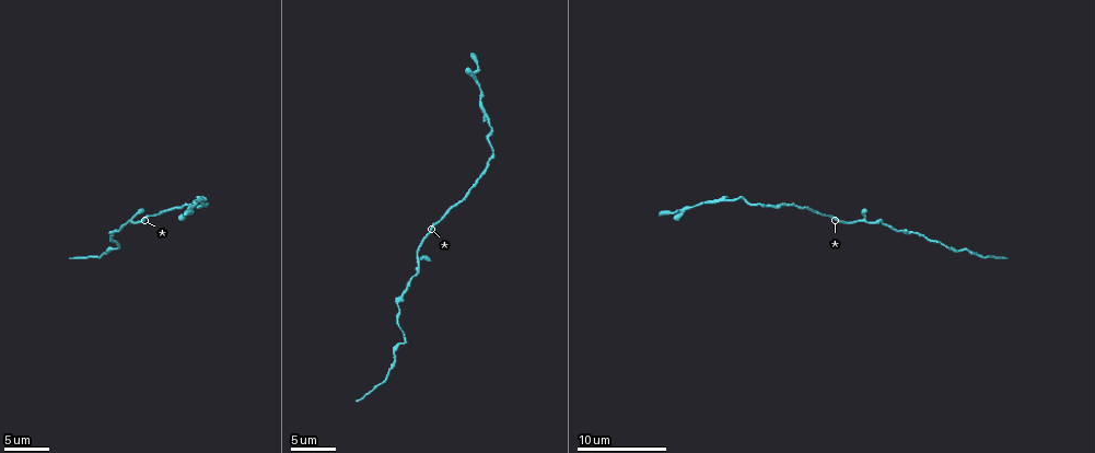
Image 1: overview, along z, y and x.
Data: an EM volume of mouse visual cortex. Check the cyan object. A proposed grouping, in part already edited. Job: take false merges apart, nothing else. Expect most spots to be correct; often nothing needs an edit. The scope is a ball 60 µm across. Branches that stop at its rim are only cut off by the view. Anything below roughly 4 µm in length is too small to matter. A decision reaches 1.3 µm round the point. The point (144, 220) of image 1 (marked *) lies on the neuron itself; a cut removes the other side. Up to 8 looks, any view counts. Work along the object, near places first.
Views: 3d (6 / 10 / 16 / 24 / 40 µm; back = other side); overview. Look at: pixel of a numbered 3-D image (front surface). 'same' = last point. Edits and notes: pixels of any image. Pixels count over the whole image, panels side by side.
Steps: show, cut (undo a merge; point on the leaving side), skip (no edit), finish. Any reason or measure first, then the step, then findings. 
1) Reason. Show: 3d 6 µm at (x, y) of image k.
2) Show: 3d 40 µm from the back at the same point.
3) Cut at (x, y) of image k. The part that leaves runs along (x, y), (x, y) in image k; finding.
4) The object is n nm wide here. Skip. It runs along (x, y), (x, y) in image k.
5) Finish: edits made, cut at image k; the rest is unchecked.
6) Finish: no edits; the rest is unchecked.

Side arm on a straight run. Show: 3d 10 µm at (416, 261) of image 1.

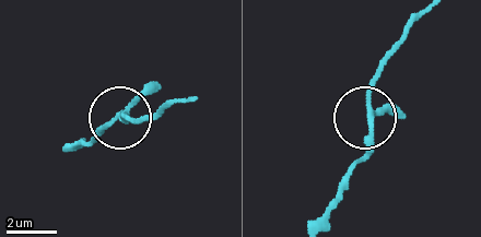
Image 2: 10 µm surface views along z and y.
The object is 180 nm wide here. Skip. It runs along (407, 30), (373, 91), (368, 146), (352, 169) in image 2; all the same neuron.

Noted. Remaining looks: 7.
Calibre changes. Show: 3d 6 µm at (404, 342) of image 1.

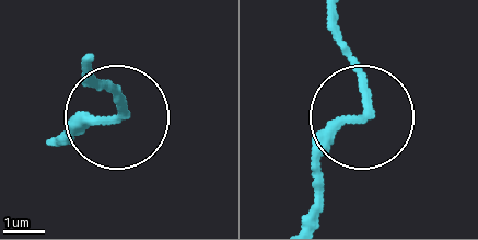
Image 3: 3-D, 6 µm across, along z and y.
The object is 180 nm wide here. Skip. All the same neuron.

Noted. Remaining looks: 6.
Thick turns thin. Show: 3d 6 µm at (479, 178) of image 1.

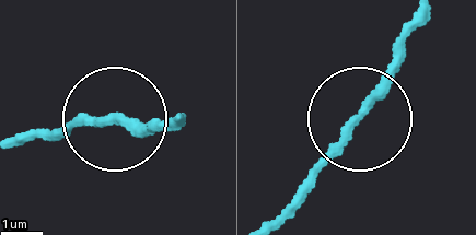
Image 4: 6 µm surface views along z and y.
The object is 230 nm wide here. Skip. It runs along (25, 139), (88, 121), (178, 121) in image 4; all the same neuron.

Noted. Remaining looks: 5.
Sudden change in width. Show: 3d 10 µm at (488, 124) of image 1.

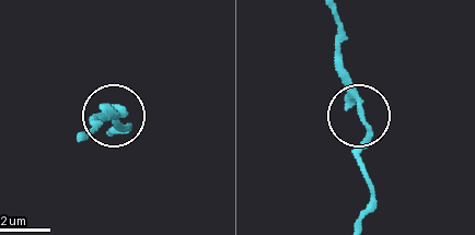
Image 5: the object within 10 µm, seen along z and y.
The object is 250 nm wide here. Skip. It runs along (358, 219), (368, 200), (362, 162), (368, 131), (339, 58) in image 5; continuous, no second neuron.

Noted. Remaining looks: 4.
Finish: no edits; the rest is unchecked.

